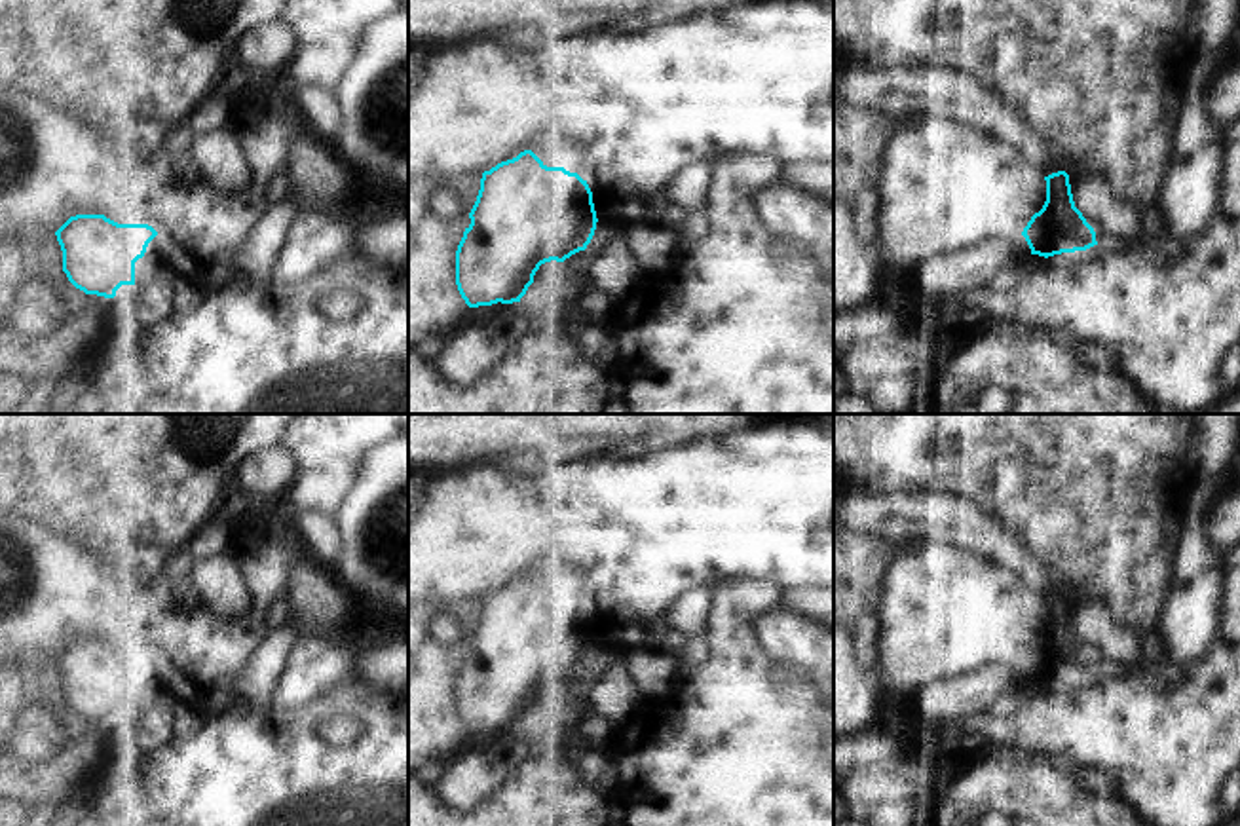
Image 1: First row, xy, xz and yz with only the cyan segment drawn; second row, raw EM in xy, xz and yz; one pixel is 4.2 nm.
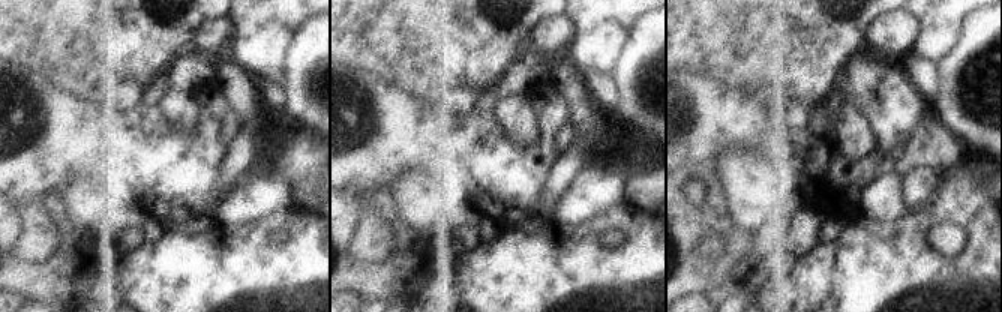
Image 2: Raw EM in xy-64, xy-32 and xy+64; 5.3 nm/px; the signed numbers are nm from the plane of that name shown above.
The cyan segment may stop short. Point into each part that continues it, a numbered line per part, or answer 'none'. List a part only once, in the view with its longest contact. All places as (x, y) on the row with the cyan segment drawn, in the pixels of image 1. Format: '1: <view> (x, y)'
1: xy (156, 253)

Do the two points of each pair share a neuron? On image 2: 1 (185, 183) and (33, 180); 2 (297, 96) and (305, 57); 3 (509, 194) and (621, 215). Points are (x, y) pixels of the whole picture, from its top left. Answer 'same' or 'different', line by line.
1: same
2: same
3: different

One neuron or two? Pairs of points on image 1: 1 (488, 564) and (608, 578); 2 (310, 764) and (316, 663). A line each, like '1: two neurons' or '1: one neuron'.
1: one neuron
2: two neurons

